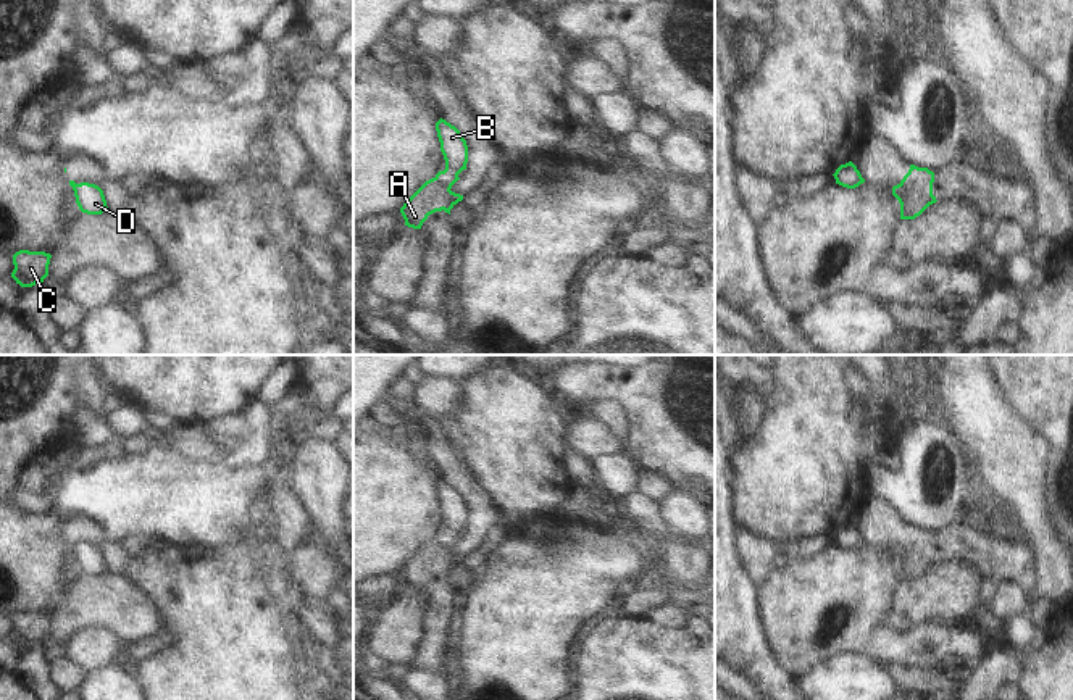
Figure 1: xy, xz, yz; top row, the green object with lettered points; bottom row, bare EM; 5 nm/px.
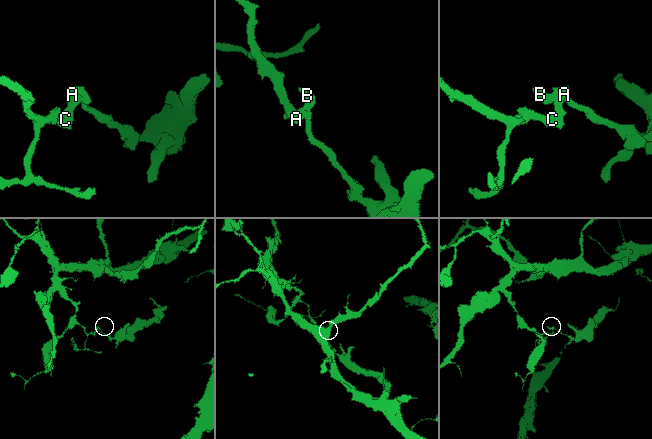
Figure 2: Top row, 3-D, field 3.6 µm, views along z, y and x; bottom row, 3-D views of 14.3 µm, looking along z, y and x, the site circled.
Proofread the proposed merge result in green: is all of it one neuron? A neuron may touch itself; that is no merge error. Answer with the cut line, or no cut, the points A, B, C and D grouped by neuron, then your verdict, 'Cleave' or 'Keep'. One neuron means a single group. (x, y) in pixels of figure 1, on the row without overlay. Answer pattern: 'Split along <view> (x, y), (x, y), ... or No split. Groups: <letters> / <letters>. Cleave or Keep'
Split along xz (436, 537), (450, 549). Groups: A C / B D. Cleave.

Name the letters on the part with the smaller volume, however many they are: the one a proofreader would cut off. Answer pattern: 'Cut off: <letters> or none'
Cut off: B, D

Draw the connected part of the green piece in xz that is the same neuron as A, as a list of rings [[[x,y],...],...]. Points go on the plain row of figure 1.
[[[432,539],[426,542],[400,569],[405,587],[421,590],[429,576],[445,573],[450,576],[453,558],[450,548]]]

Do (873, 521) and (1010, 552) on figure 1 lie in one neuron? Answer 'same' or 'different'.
same

